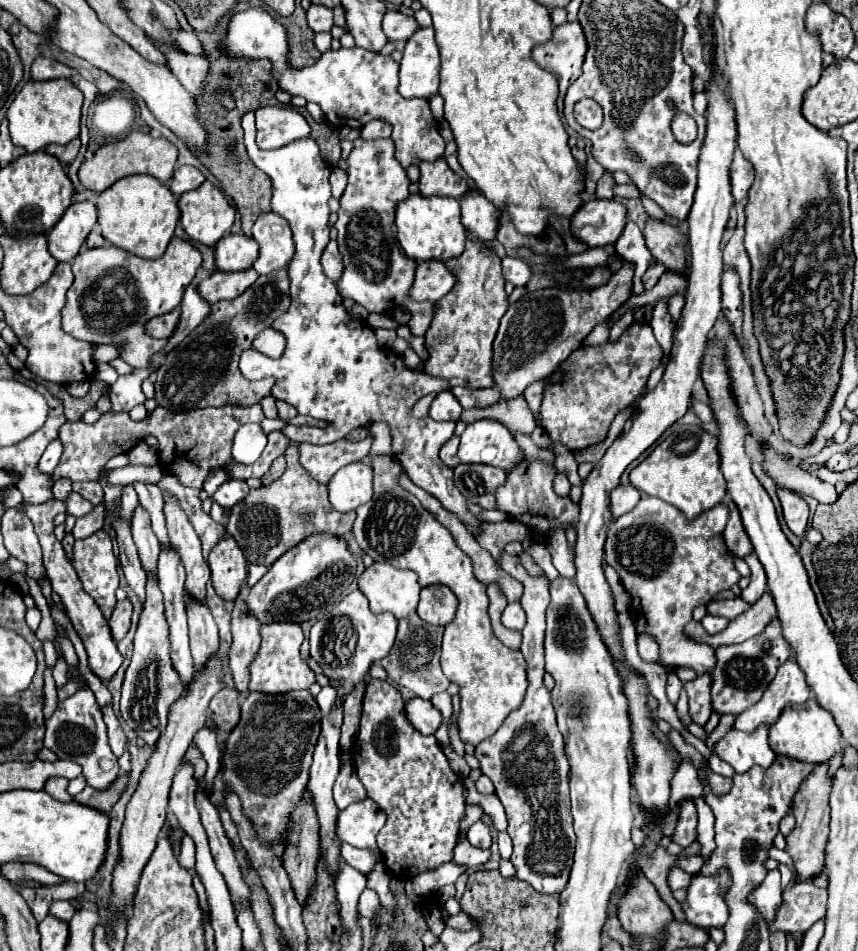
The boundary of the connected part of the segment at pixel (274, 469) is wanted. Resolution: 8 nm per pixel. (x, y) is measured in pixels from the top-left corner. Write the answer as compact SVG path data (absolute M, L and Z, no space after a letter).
M285 457L275 459L275 463L273 463L273 465L271 465L271 469L269 469L269 473L261 477L261 483L263 483L263 485L273 483L273 481L275 481L275 479L277 479L277 477L279 477L283 471L285 471L285 467L287 467L287 465L285 465Z

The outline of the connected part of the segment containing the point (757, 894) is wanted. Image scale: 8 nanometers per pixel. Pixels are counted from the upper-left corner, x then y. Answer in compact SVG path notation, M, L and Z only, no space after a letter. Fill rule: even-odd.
M769 871L767 879L753 891L751 901L759 907L761 915L769 921L773 921L775 911L781 901L781 875L779 871Z

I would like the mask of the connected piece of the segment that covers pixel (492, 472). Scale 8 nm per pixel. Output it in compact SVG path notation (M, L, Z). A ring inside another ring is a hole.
M459 465L455 467L455 487L461 495L483 507L495 509L495 491L505 481L505 471L491 465Z

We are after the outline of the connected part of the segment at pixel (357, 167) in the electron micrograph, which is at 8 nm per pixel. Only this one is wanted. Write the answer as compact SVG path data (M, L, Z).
M357 139L353 145L347 171L349 183L341 197L341 209L335 223L339 253L343 257L343 273L335 285L341 297L355 299L367 311L385 313L395 307L407 307L413 315L411 335L423 337L431 321L433 303L417 303L407 297L417 263L403 255L395 229L395 207L409 195L407 173L393 157L395 147L391 139Z

